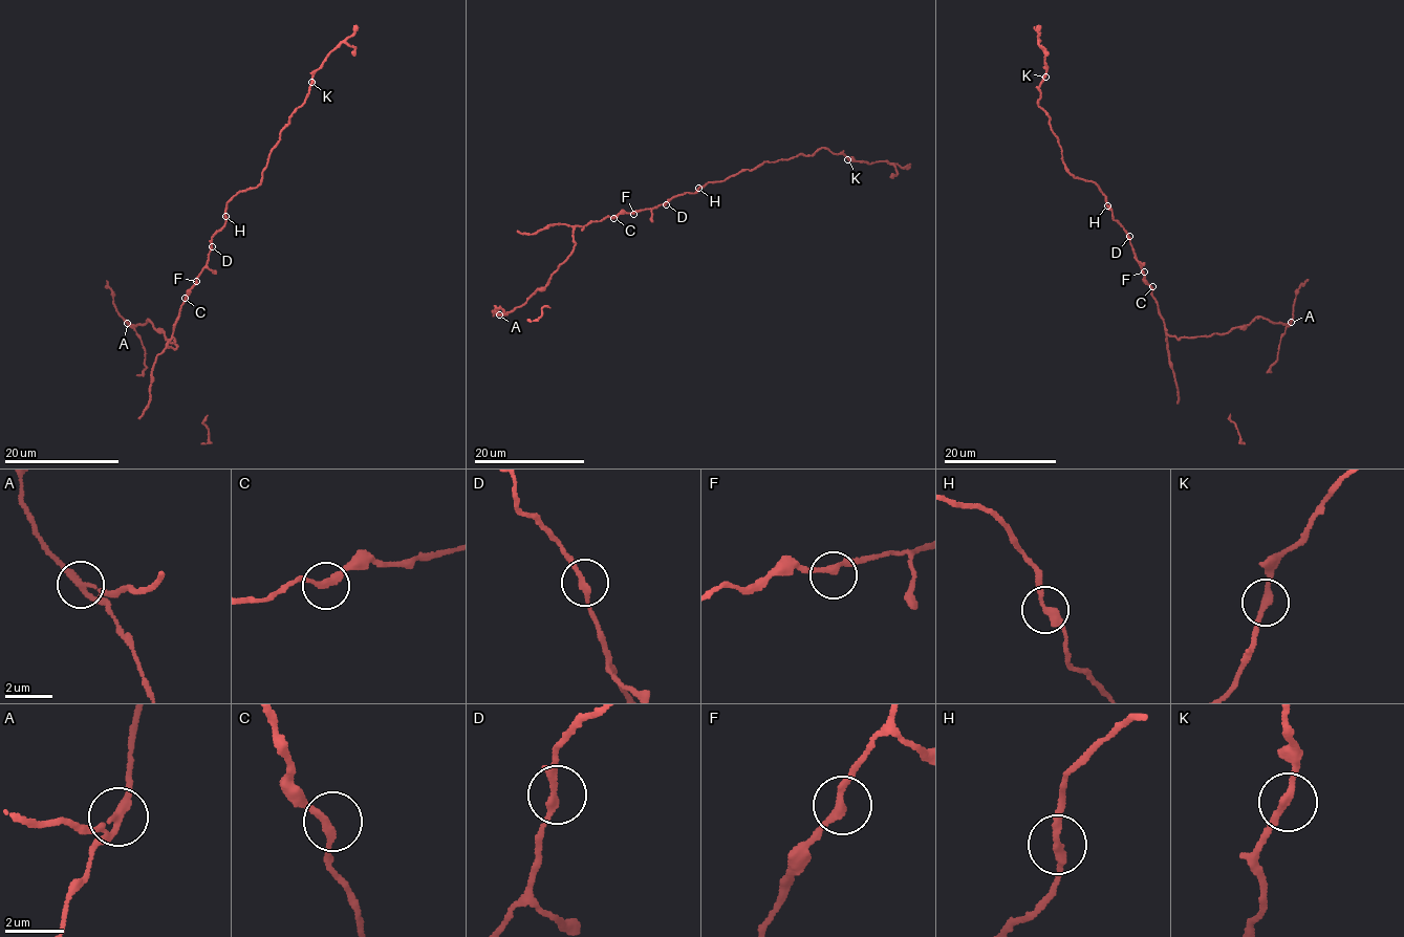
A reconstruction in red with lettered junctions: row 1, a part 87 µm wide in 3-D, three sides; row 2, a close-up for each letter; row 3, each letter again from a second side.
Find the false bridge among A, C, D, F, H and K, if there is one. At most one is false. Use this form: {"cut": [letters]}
{"cut": ["A"]}

